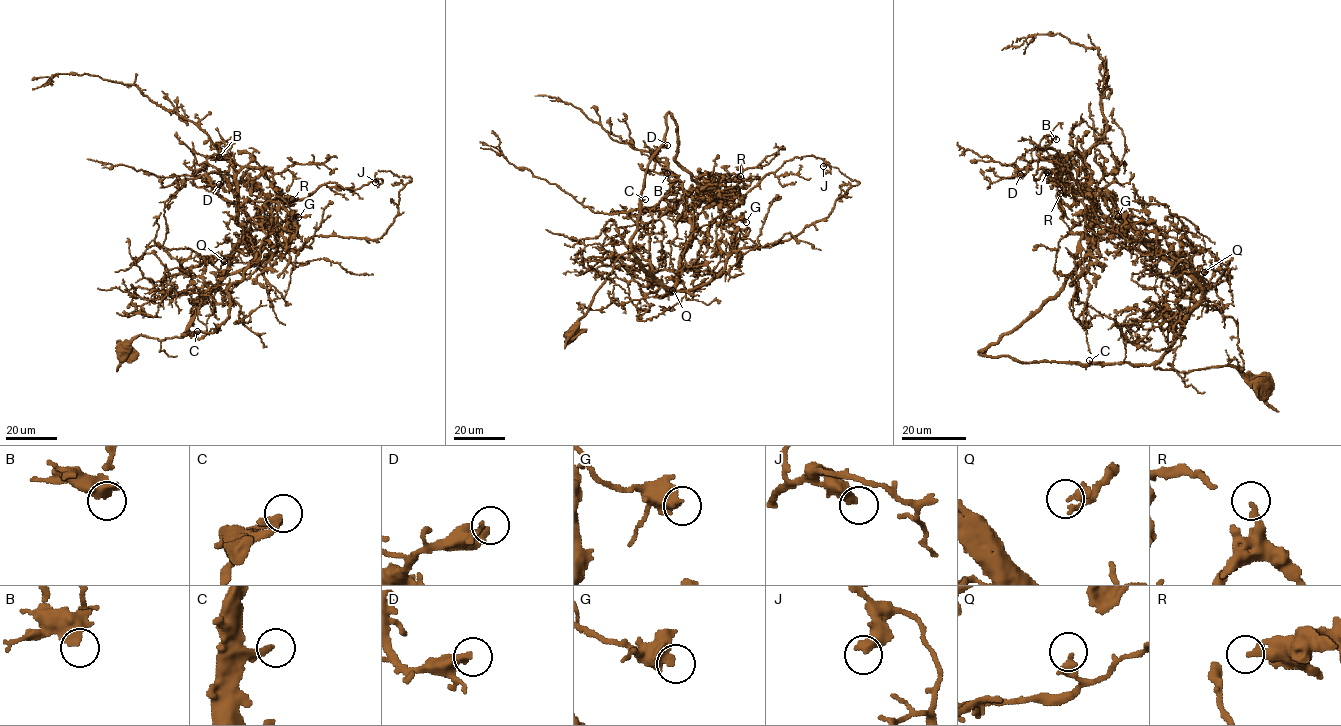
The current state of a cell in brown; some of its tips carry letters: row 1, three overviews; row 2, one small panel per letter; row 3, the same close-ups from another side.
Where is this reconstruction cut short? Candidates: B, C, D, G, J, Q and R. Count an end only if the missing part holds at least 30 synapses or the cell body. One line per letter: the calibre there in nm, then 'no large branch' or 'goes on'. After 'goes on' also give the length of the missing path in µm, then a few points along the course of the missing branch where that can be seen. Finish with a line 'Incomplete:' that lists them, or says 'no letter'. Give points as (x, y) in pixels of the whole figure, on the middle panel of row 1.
B: 480 nm thick; no large branch
C: 300 nm thick; no large branch
D: 440 nm thick; goes on; about 15 µm are missing; missing branch runs (667, 145), (682, 146), (690, 154)
G: 480 nm thick; no large branch
J: 400 nm thick; no large branch
Q: 400 nm thick; no large branch
R: 320 nm thick; no large branch
Incomplete: D

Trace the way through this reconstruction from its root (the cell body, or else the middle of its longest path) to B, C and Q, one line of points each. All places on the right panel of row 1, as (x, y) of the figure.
B: (1260, 382), (1232, 366), (1154, 367), (1201, 288), (1036, 155), (1042, 138), (1056, 139)
C: (1260, 382), (1247, 380), (1232, 366), (1179, 372), (1153, 365), (1132, 365), (1127, 362), (1093, 363), (1089, 360)
Q: (1260, 382), (1247, 380), (1232, 366), (1212, 366), (1189, 372), (1154, 367), (1210, 283), (1212, 268), (1204, 272)

